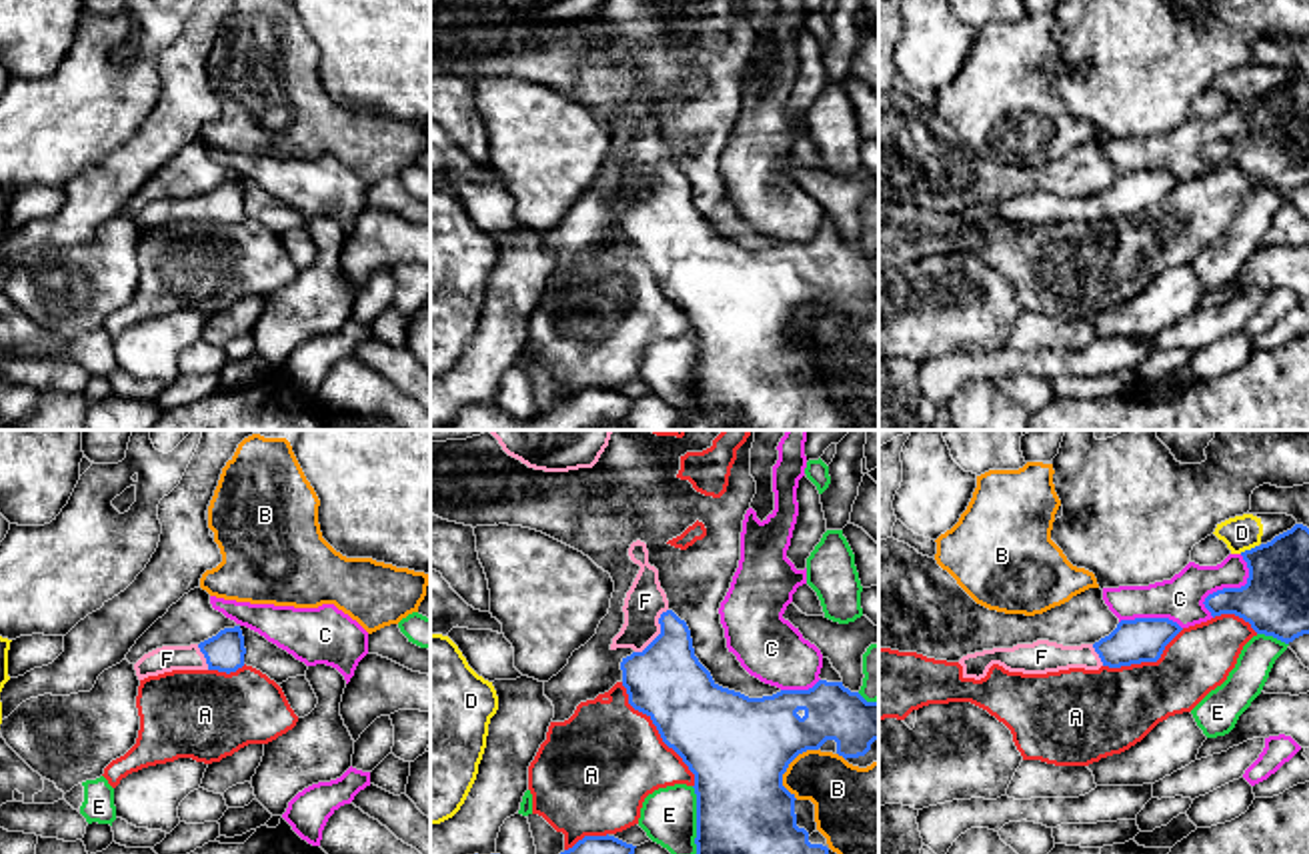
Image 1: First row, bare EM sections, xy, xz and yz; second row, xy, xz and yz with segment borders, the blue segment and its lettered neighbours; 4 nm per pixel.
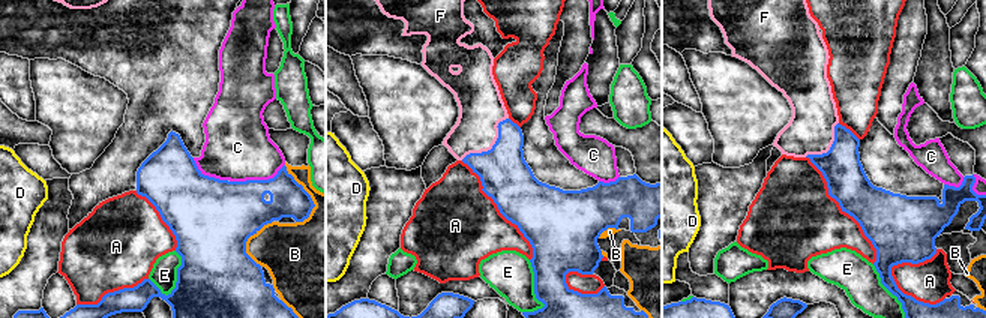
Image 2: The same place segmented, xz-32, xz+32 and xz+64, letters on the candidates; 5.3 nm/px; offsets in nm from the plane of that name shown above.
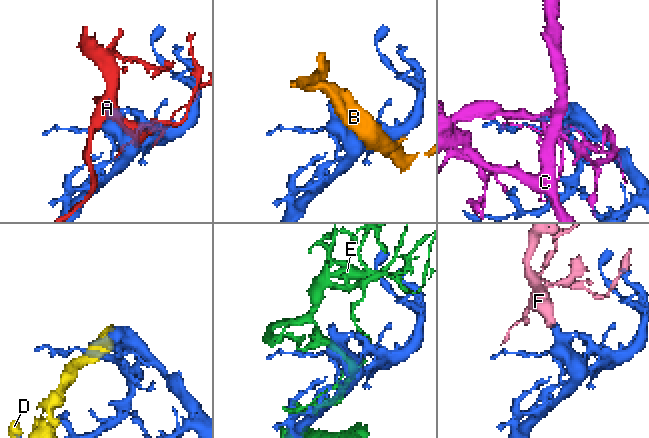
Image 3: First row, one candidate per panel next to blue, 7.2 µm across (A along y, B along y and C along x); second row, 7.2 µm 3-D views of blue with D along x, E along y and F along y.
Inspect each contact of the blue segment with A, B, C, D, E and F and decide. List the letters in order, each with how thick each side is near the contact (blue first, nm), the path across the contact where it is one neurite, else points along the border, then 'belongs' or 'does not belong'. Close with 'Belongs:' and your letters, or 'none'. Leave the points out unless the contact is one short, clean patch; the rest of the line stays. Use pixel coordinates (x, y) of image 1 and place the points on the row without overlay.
A: calibres 360 and 440 nm; does not belong
B: calibres 420 and 240 nm; does not belong
C: calibres 280 and 180 nm; does not belong
D: calibres 280 and 140 nm; border yz (1257, 96), (1239, 104); does not belong
E: calibres 460 and 220 nm; does not belong
F: calibres 300 and 160 nm; way xz (667, 234), (663, 228), (661, 184), (647, 170), (645, 152); belongs
Belongs: F

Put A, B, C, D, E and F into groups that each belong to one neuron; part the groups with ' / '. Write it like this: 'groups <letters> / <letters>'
groups A / B / C / D / E / F

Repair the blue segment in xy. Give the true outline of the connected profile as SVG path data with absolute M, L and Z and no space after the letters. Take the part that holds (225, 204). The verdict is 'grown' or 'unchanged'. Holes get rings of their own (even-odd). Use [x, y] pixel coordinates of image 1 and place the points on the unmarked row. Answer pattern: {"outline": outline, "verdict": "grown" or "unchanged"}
{"outline": "M234 178L200 196L156 200L138 212L134 222L138 232L172 222L218 222L230 226L244 218L244 206L242 182Z", "verdict": "grown"}

